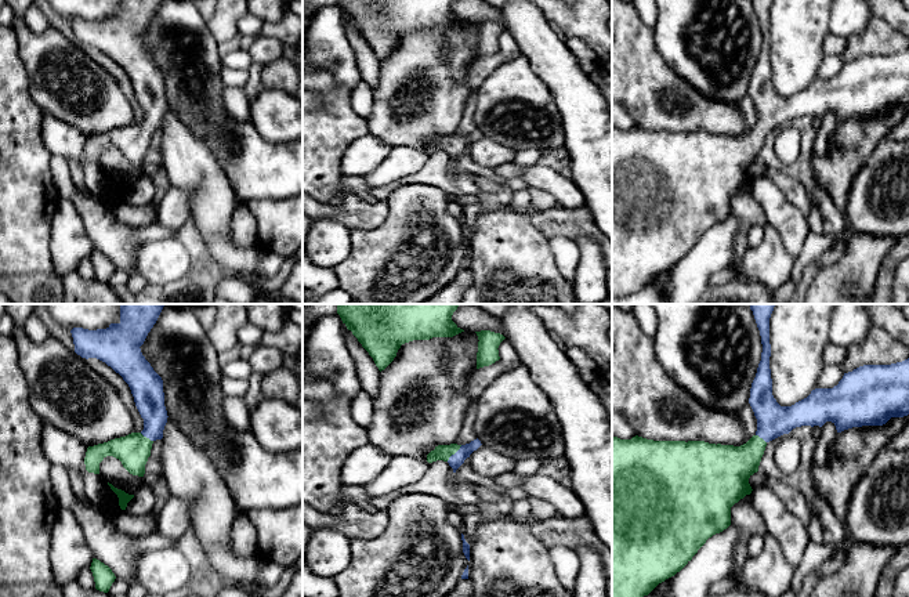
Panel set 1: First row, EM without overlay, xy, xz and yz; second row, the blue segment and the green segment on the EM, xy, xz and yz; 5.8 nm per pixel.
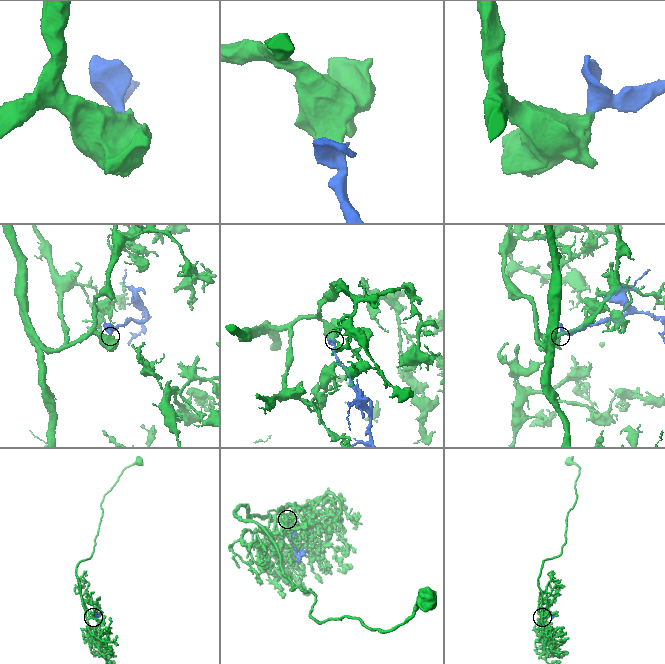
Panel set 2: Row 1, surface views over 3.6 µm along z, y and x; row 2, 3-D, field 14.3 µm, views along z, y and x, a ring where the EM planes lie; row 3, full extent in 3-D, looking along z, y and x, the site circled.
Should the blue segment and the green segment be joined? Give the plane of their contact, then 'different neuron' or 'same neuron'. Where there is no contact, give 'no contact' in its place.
contact in xz; same neuron

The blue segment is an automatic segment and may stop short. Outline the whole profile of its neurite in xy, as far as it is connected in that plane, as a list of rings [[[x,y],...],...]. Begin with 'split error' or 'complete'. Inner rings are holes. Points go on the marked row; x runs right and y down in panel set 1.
split error; [[[120,304],[119,323],[111,323],[106,329],[88,330],[73,328],[70,330],[75,352],[86,359],[97,358],[119,373],[128,384],[135,406],[144,419],[144,430],[141,433],[131,433],[126,437],[88,446],[84,457],[86,470],[88,473],[99,474],[99,463],[106,456],[113,456],[122,462],[130,474],[144,477],[152,444],[163,438],[163,430],[169,417],[164,406],[163,380],[145,359],[140,347],[156,323],[164,305],[166,304]]]

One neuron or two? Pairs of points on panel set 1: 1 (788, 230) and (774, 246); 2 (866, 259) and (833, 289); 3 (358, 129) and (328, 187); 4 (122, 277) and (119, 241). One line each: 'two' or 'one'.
1: two
2: one
3: one
4: two

